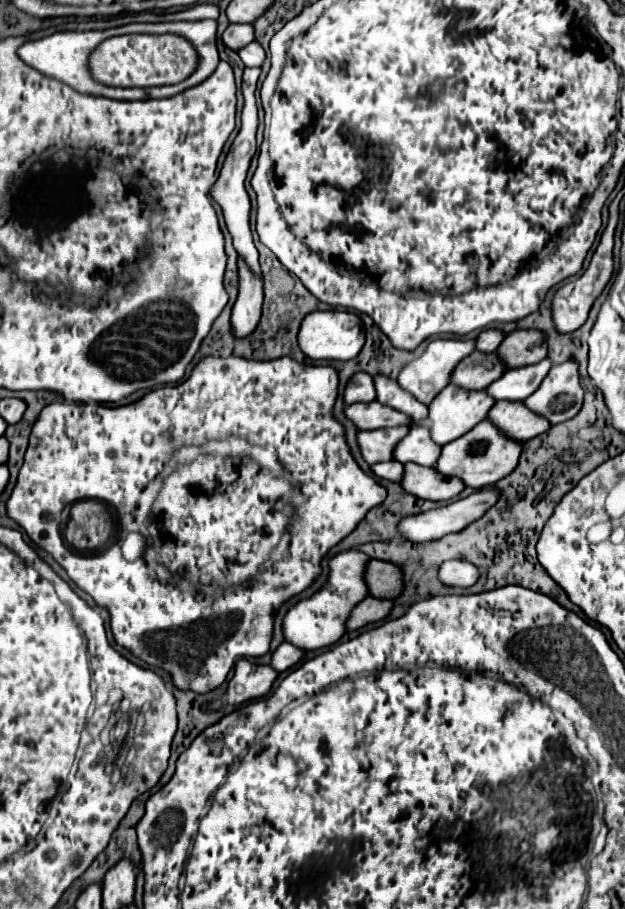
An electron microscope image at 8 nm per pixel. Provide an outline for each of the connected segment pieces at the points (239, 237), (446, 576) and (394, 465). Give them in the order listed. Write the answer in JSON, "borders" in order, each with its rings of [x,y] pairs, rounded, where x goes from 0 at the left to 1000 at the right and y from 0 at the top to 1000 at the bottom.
{"borders":[[[[392,75],[392,81],[389,81],[389,108],[392,108],[392,114],[389,114],[389,123],[386,123],[386,143],[379,147],[379,152],[373,154],[370,163],[366,163],[366,169],[360,174],[360,180],[354,185],[354,191],[338,209],[338,216],[341,220],[354,227],[357,231],[357,238],[360,238],[360,246],[363,246],[363,253],[370,255],[373,260],[373,271],[382,279],[382,284],[398,293],[398,297],[408,301],[408,304],[418,304],[418,295],[414,295],[414,277],[405,268],[405,262],[402,262],[402,253],[398,253],[398,233],[402,233],[402,222],[398,222],[398,213],[392,209],[392,194],[395,194],[395,187],[398,187],[398,180],[402,180],[402,174],[408,169],[408,145],[411,145],[411,114],[408,114],[408,97],[411,97],[411,88],[414,88],[414,81],[418,77],[414,75]]],[[[718,616],[709,618],[702,625],[702,638],[712,645],[728,645],[728,647],[750,647],[763,640],[766,627],[744,616]]],[[[622,506],[622,508],[603,508],[594,510],[594,517],[600,524],[626,528],[626,530],[638,530],[645,524],[645,510],[635,506]]]]}

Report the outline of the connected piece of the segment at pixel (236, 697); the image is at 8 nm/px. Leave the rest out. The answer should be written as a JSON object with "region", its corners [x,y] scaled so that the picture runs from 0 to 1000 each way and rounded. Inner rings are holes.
{"region":[[[392,724],[382,726],[376,733],[376,741],[363,755],[363,774],[379,777],[395,770],[424,766],[434,759],[440,746],[443,739],[434,733],[402,730]]]}

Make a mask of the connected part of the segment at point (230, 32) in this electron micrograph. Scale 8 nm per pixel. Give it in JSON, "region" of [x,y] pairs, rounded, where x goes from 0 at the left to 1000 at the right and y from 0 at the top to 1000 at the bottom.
{"region":[[[366,26],[363,33],[357,35],[357,46],[370,55],[382,55],[405,44],[408,44],[408,40],[405,40],[405,29],[402,26]]]}

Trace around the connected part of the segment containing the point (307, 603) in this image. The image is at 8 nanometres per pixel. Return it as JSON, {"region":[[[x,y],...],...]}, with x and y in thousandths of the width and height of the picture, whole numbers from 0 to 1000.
{"region":[[[555,605],[555,607],[542,607],[539,612],[533,612],[526,616],[526,634],[523,640],[514,649],[507,649],[501,656],[478,660],[475,664],[469,664],[456,680],[453,680],[453,700],[456,706],[494,717],[494,715],[507,715],[507,713],[520,713],[536,708],[549,697],[552,697],[552,682],[562,673],[562,669],[587,656],[587,647],[581,640],[581,627],[584,627],[584,618],[590,614],[581,612],[581,607],[574,605]]]}

